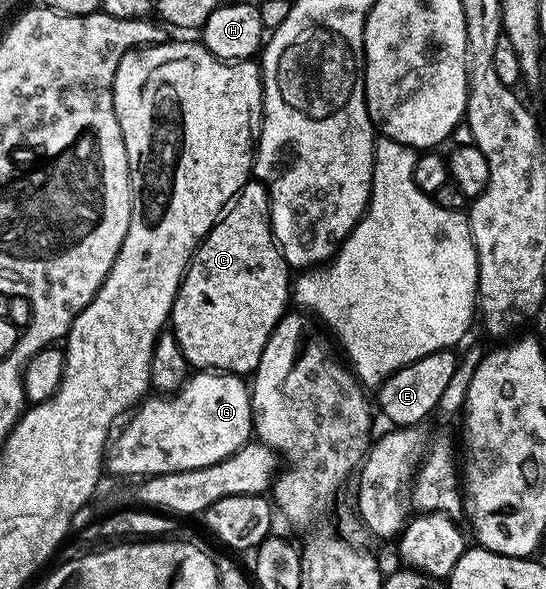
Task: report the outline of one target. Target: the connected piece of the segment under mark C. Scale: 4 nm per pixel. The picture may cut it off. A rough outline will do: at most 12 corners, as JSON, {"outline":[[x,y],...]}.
{"outline":[[249,180],[197,246],[170,330],[256,371],[294,278]]}

